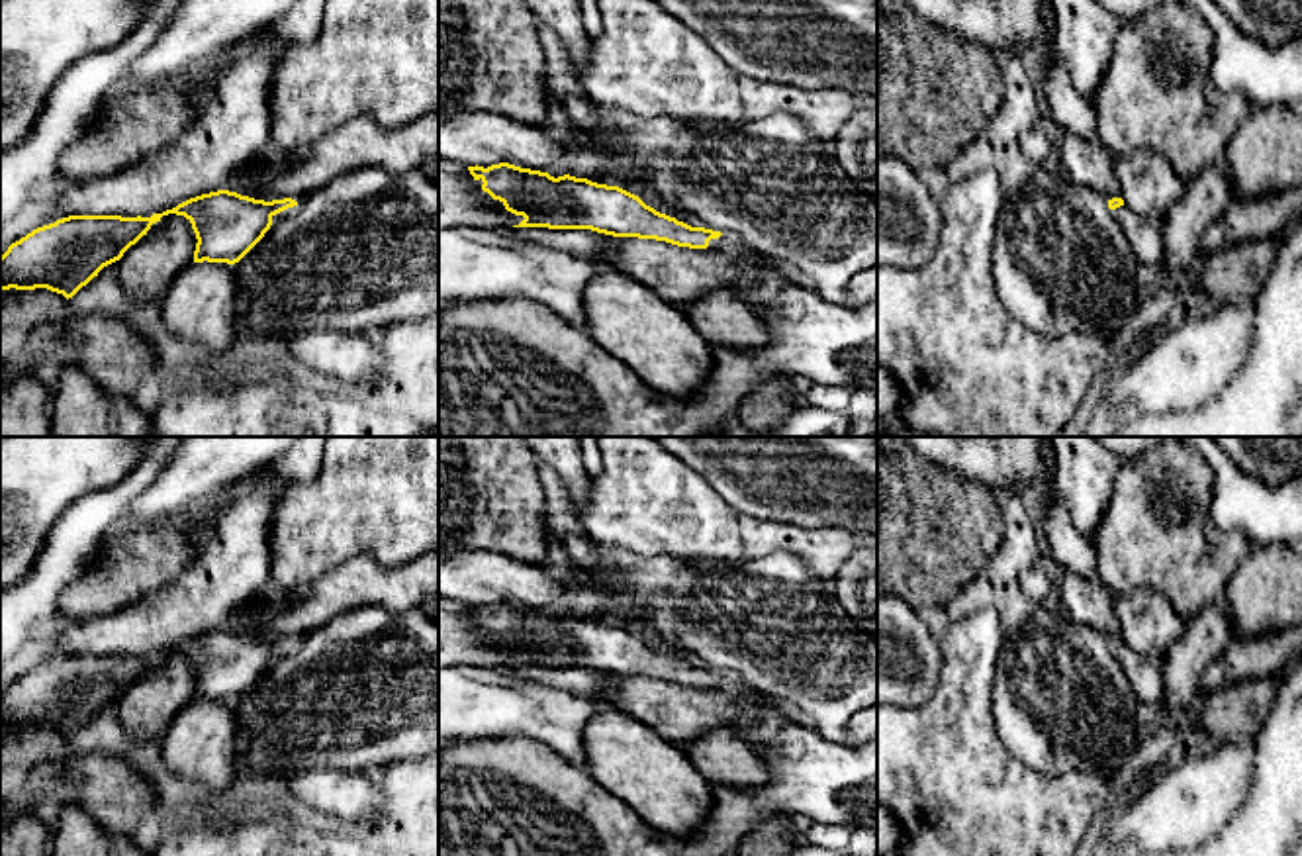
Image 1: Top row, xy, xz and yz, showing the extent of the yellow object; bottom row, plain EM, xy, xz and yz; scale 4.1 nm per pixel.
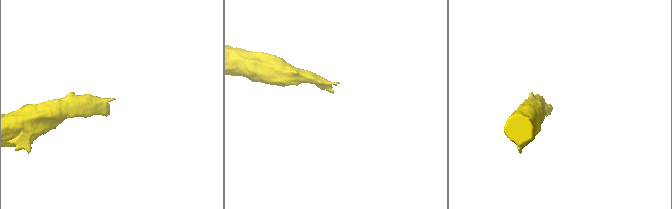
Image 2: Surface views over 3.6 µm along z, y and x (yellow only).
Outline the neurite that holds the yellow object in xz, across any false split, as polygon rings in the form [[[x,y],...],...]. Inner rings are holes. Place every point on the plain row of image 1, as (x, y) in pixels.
[[[509,601],[491,603],[488,607],[484,605],[468,605],[474,619],[482,619],[482,629],[488,631],[493,639],[499,639],[507,650],[515,654],[523,654],[525,658],[519,664],[513,666],[548,666],[548,668],[591,668],[597,672],[613,674],[613,676],[638,676],[638,678],[656,678],[666,680],[677,686],[689,686],[689,688],[717,688],[730,695],[744,695],[752,703],[760,707],[760,715],[752,727],[748,727],[742,733],[742,738],[750,744],[750,748],[760,756],[760,760],[769,770],[769,782],[762,785],[760,789],[734,789],[724,785],[713,785],[715,793],[715,807],[711,809],[709,821],[703,825],[703,829],[695,836],[675,836],[670,832],[662,832],[654,827],[650,827],[640,815],[636,815],[625,801],[609,793],[605,787],[601,787],[587,768],[576,768],[568,760],[564,760],[556,750],[546,746],[540,740],[533,740],[529,737],[509,735],[501,738],[480,738],[480,740],[464,740],[454,742],[448,748],[439,752],[439,856],[730,856],[738,850],[738,844],[742,836],[756,829],[762,821],[773,819],[773,817],[785,817],[791,815],[805,815],[811,821],[816,823],[830,823],[840,827],[852,827],[852,825],[863,825],[877,832],[877,742],[863,744],[863,746],[852,746],[852,744],[840,744],[832,738],[822,737],[814,729],[801,723],[795,715],[787,713],[785,709],[777,707],[775,703],[767,701],[766,697],[754,693],[744,680],[734,672],[721,672],[705,666],[691,666],[683,660],[677,660],[675,656],[670,656],[666,652],[656,650],[654,646],[646,644],[638,635],[619,627],[619,625],[607,625],[597,623],[587,617],[576,617],[570,613],[564,615],[550,615],[548,611],[521,607]]]

